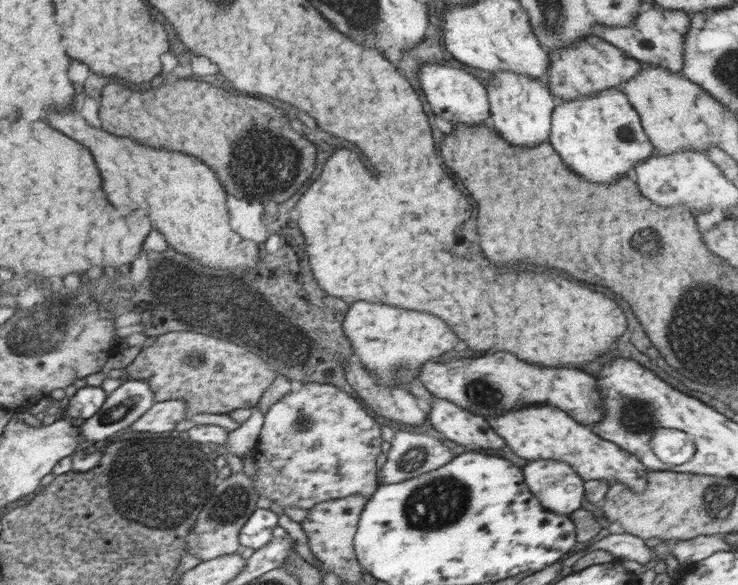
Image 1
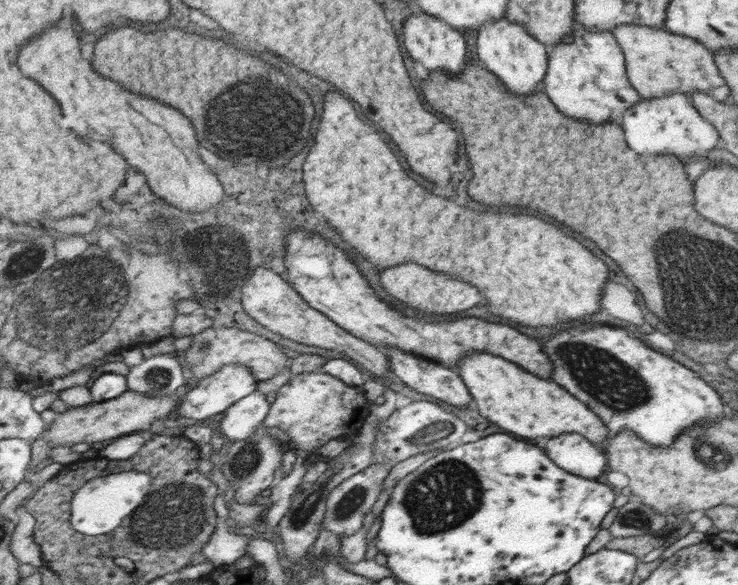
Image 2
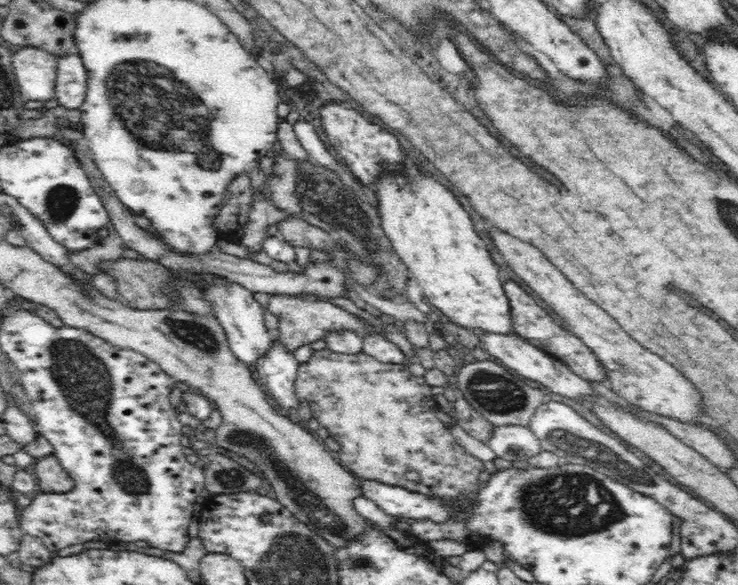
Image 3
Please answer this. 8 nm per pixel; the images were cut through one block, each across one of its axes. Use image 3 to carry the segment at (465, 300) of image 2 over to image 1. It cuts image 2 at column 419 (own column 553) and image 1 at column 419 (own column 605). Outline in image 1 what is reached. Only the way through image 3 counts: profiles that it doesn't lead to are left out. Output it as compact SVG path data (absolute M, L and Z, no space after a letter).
M367 300L349 302L343 330L353 346L353 354L383 384L405 386L407 382L417 378L419 368L425 364L425 360L433 360L457 344L457 336L453 334L451 326L433 314L393 308L385 304L371 304Z

